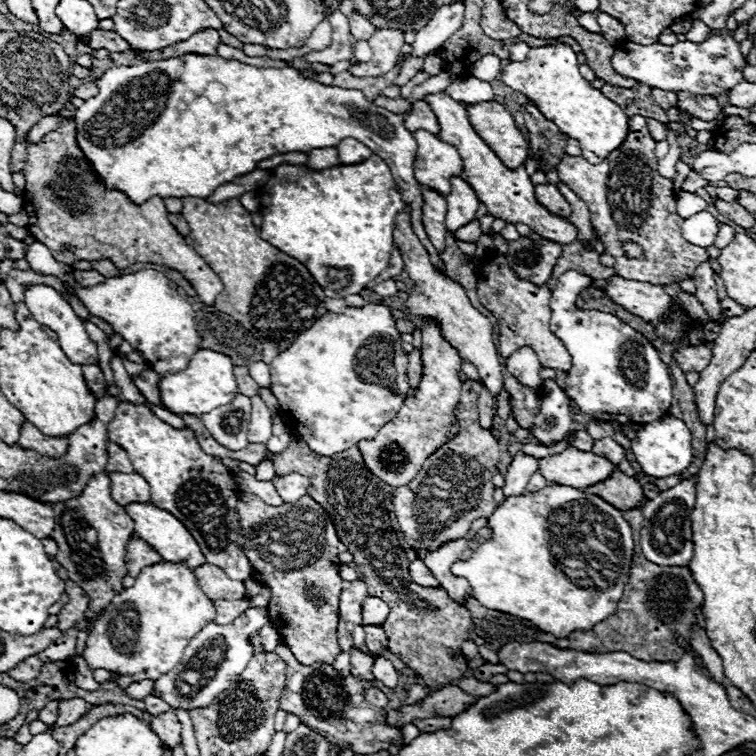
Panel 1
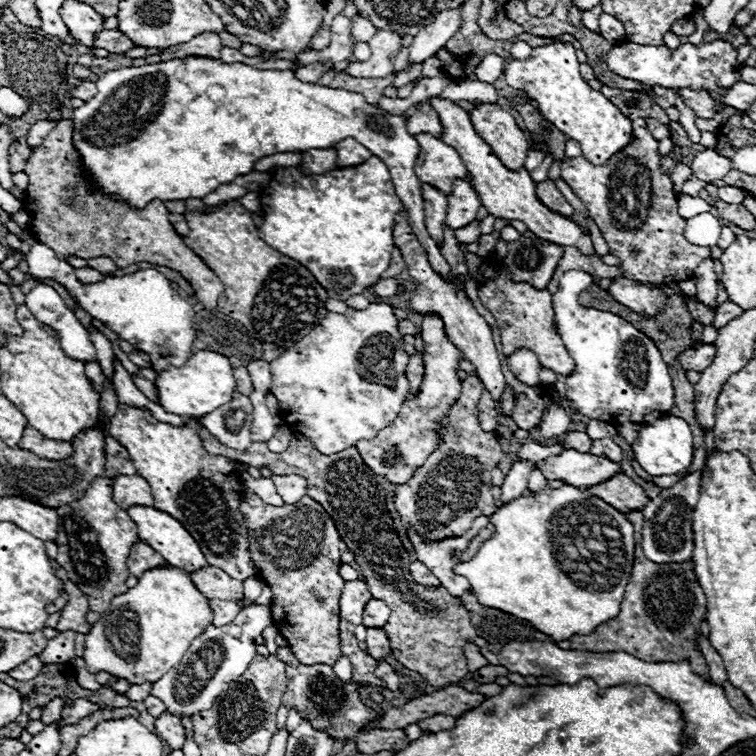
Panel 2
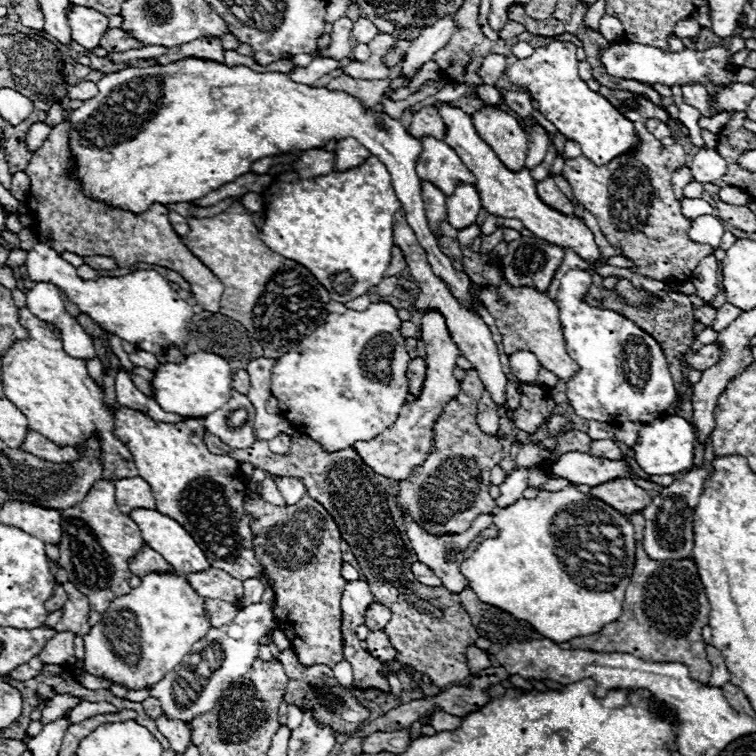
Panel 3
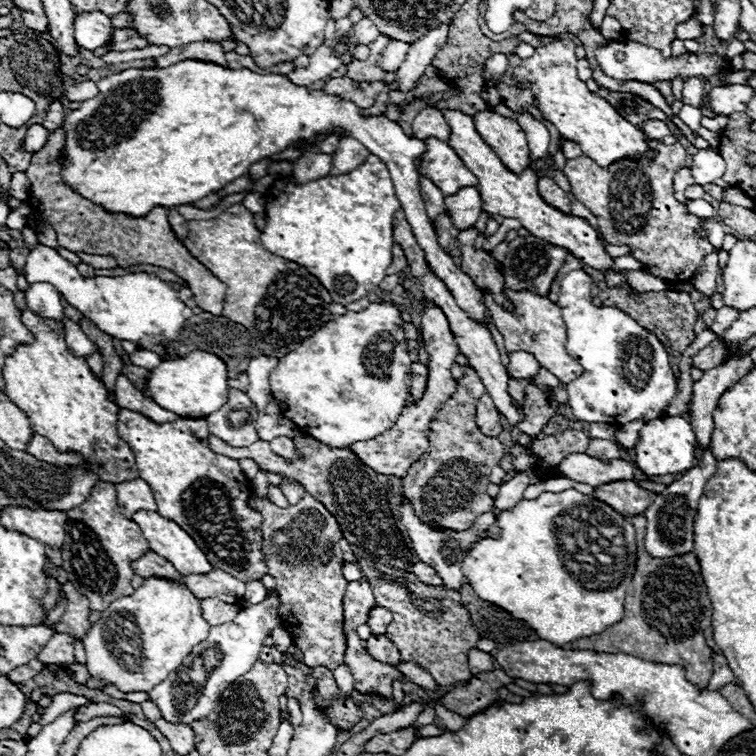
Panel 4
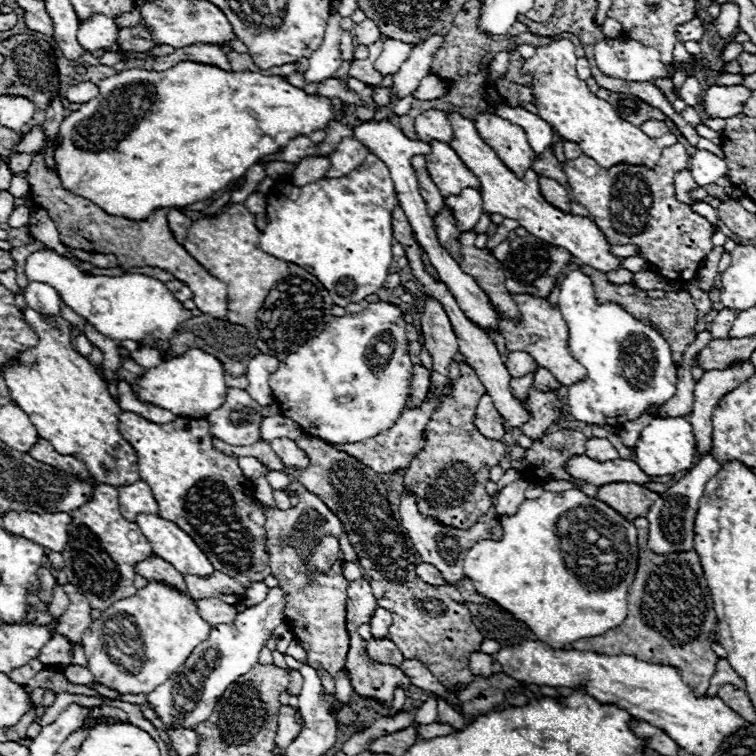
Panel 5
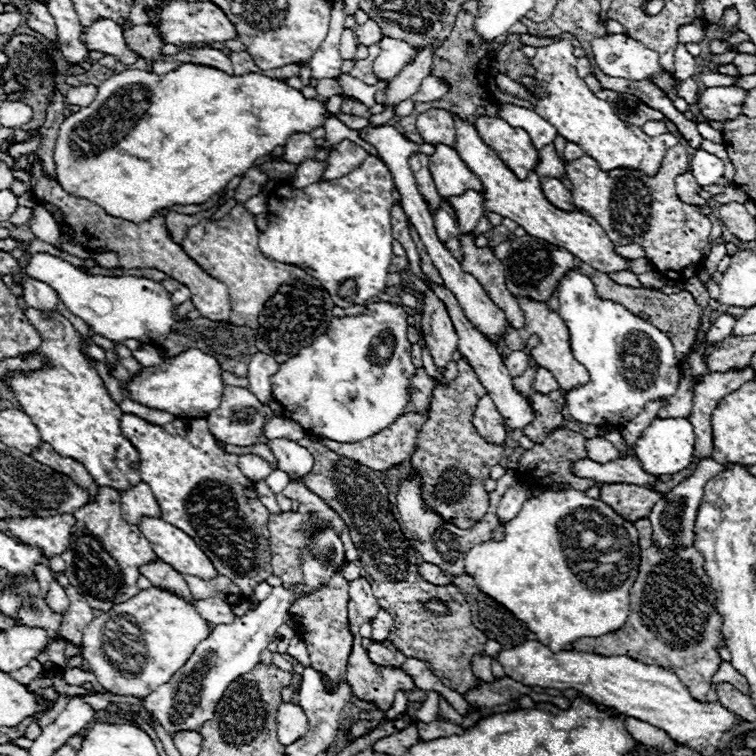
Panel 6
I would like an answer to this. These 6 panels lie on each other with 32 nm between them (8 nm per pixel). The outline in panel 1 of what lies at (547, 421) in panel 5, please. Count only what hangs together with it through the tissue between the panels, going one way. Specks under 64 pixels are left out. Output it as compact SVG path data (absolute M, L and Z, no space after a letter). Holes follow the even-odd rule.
M504 378L504 390L510 394L510 406L512 406L512 416L518 422L520 428L530 430L534 416L540 410L540 390L532 390L520 382L516 382L516 378Z

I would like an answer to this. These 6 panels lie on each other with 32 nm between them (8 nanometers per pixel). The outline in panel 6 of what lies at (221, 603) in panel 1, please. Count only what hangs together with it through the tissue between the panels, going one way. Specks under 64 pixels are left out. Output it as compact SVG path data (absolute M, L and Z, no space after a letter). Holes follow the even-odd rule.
M204 598L204 600L196 600L194 602L196 610L200 610L202 618L206 622L210 622L212 626L220 624L220 622L232 622L234 618L234 612L232 612L232 606L218 600L218 598Z

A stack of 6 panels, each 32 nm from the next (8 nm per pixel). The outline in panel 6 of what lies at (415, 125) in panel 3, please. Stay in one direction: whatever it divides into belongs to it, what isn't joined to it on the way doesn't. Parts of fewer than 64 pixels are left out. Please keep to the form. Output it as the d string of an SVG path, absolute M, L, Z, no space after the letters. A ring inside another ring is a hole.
M428 110L418 116L416 120L416 130L424 138L424 142L434 144L434 142L444 142L448 146L454 144L456 140L456 130L452 122L452 114L448 110Z

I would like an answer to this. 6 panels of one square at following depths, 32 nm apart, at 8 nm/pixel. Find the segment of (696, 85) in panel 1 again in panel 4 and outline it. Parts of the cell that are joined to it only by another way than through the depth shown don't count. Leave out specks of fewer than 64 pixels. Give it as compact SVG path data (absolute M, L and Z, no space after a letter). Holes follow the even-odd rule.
M614 40L608 42L606 46L600 46L600 50L596 50L596 58L600 62L600 68L612 76L612 78L620 78L620 80L638 80L638 82L672 82L676 76L680 76L684 82L688 78L700 78L700 80L724 80L730 74L730 62L720 56L718 52L712 54L696 54L696 52L686 52L682 56L670 56L664 58L660 50L652 48L652 46L644 46L640 42L632 42L632 40Z

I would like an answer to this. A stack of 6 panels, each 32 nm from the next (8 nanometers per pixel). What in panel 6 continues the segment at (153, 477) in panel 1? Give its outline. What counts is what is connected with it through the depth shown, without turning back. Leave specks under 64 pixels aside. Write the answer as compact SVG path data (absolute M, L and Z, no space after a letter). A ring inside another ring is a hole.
M122 414L120 430L140 454L140 476L152 488L156 502L160 504L162 518L190 534L194 542L204 550L204 554L208 554L220 574L228 574L232 582L238 582L238 586L244 590L244 596L248 596L256 584L272 576L266 528L268 510L258 500L254 492L254 482L240 472L238 456L226 454L222 448L216 446L214 436L208 432L206 420L176 418L170 424L156 426L134 414Z

